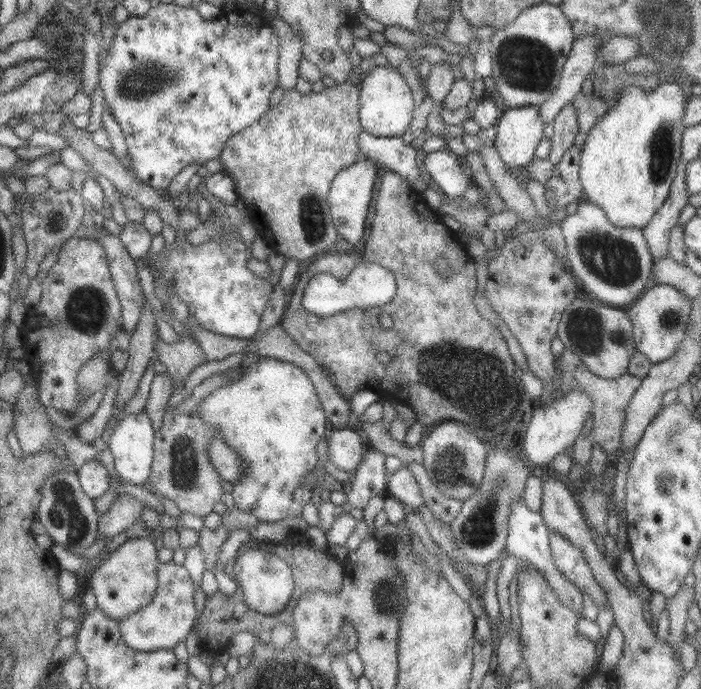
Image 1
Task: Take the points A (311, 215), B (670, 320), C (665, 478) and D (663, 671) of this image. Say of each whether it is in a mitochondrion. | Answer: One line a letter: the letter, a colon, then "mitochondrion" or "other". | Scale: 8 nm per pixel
A: mitochondrion
B: mitochondrion
C: mitochondrion
D: other

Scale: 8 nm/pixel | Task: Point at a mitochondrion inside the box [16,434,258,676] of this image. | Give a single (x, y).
(63, 509)

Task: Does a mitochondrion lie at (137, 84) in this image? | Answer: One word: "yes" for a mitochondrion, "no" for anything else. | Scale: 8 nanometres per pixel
yes

